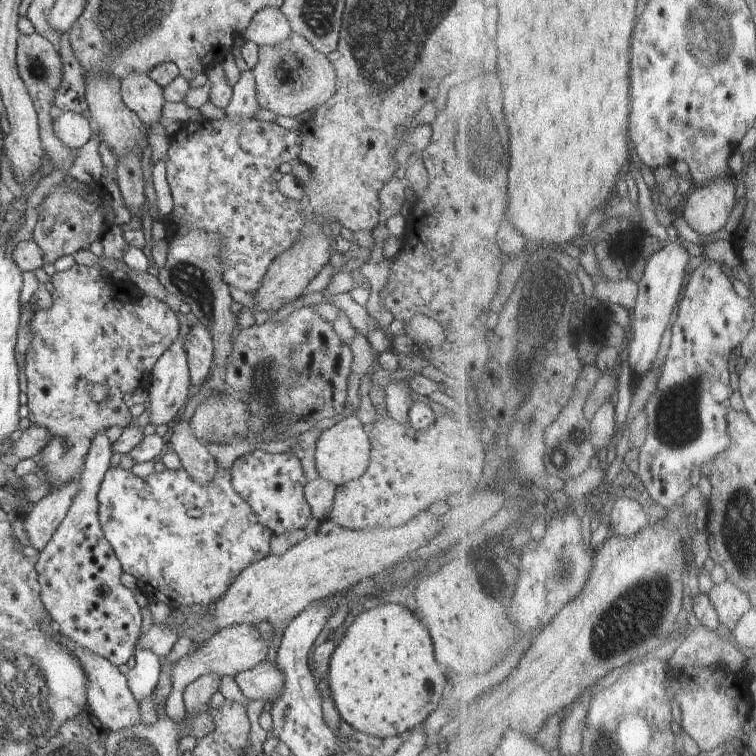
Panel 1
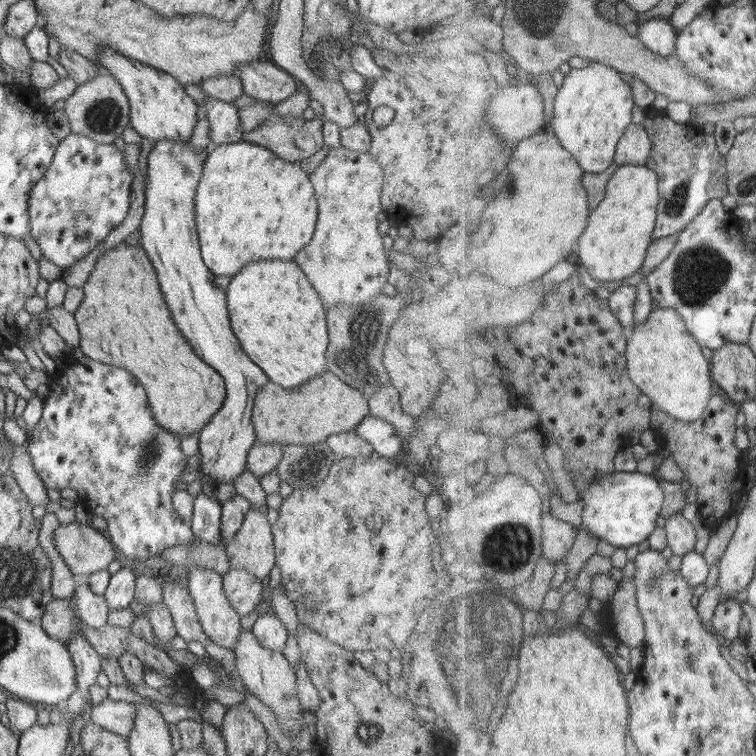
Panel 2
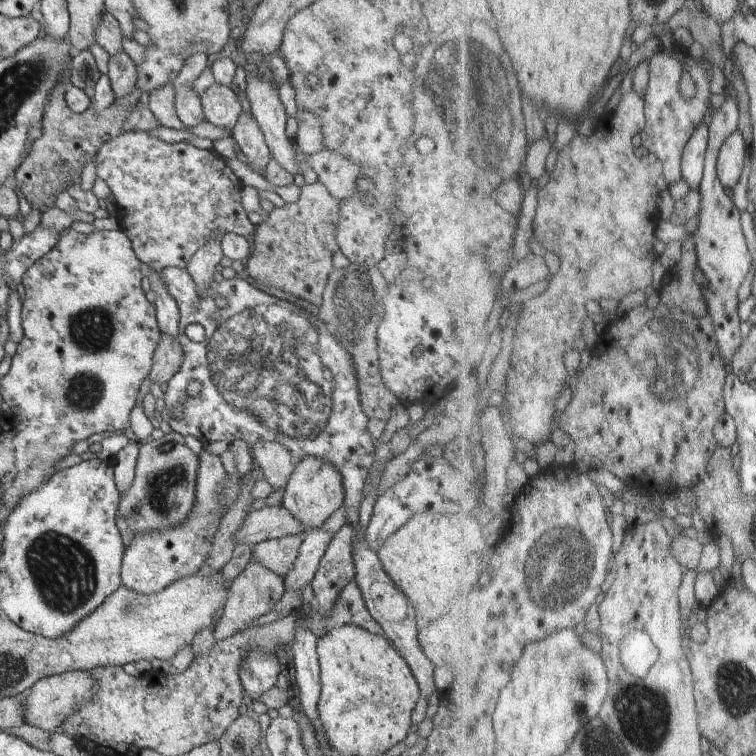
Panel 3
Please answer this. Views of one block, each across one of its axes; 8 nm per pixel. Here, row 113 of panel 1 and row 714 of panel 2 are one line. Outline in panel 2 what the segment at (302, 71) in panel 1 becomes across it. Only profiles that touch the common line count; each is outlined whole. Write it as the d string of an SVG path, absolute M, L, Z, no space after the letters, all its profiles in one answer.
M241 628L238 642L233 650L236 656L236 668L242 682L248 688L253 697L258 698L262 704L265 704L274 712L276 720L282 727L282 733L287 736L288 732L294 736L304 728L302 722L302 712L305 712L298 699L298 685L296 684L296 668L286 659L282 652L270 650L260 646L252 630Z

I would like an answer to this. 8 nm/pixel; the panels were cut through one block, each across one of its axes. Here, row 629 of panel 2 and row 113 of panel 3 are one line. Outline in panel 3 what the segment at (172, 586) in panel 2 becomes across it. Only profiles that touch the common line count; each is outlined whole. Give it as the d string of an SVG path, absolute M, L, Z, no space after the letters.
M195 52L174 78L175 112L188 129L205 121L201 100L192 90L192 84L204 72L206 60L206 54Z

